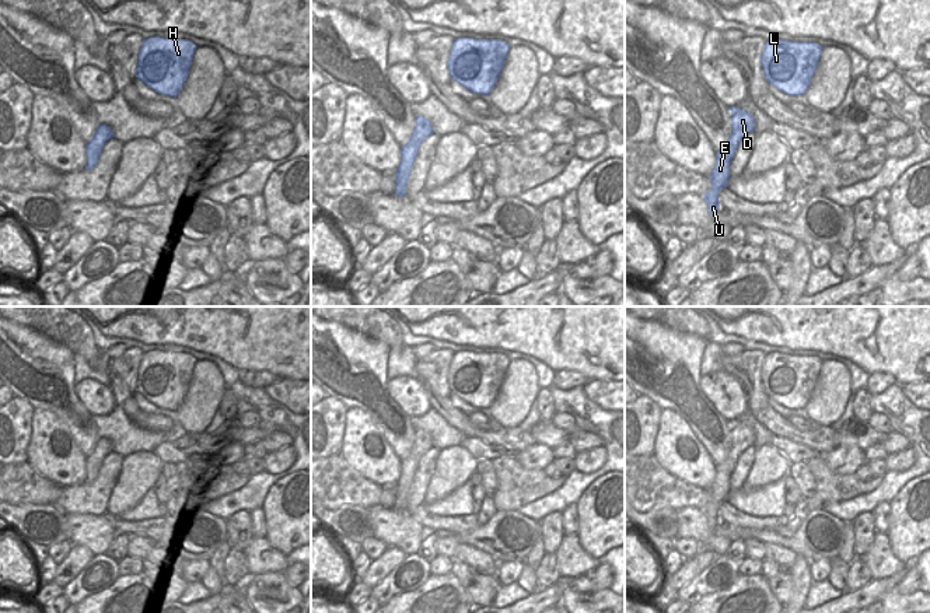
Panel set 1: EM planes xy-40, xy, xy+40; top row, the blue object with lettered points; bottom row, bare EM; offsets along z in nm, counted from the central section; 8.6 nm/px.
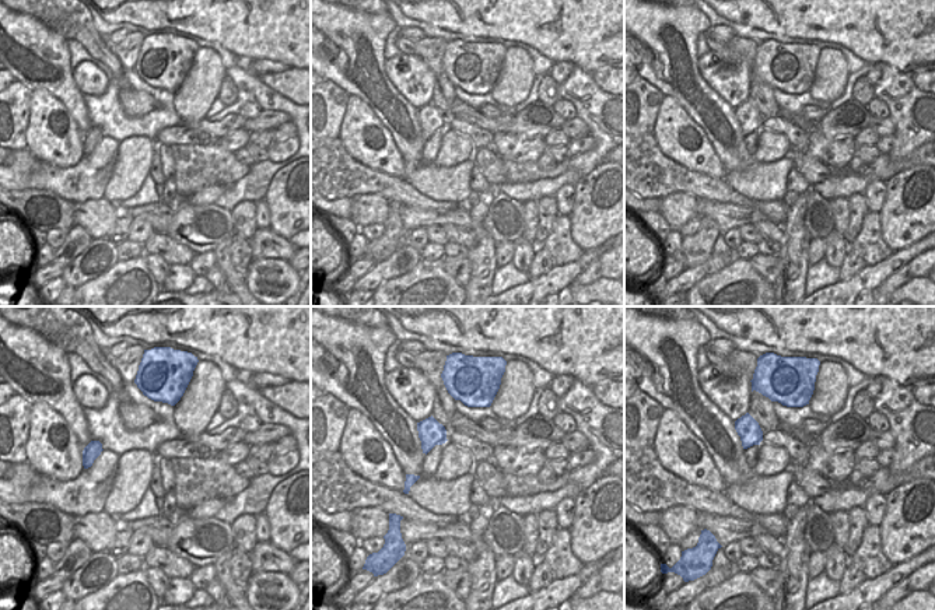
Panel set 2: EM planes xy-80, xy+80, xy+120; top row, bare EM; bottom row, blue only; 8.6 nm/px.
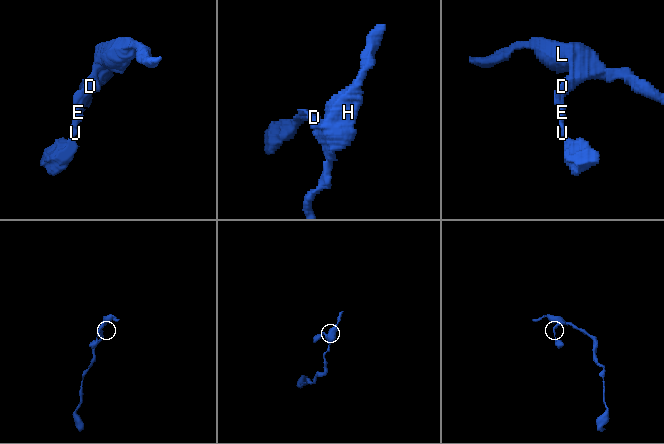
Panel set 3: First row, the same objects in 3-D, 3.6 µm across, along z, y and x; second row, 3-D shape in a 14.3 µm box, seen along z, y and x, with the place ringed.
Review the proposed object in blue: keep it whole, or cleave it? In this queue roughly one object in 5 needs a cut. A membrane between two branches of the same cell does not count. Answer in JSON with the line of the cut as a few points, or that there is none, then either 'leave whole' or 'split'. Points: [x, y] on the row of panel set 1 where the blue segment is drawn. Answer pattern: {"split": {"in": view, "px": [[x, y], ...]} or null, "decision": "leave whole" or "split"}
{"split": null, "decision": "leave whole"}

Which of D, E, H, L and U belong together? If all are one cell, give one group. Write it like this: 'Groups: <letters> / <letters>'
Groups: D E H L U

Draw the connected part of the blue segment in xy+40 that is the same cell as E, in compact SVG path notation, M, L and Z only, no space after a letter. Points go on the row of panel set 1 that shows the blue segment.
M730 106L728 109L731 111L731 134L727 144L716 153L716 164L709 175L713 188L703 195L712 216L720 210L719 192L727 188L731 178L730 164L740 141L755 130L755 119L747 109L740 109L738 106Z

